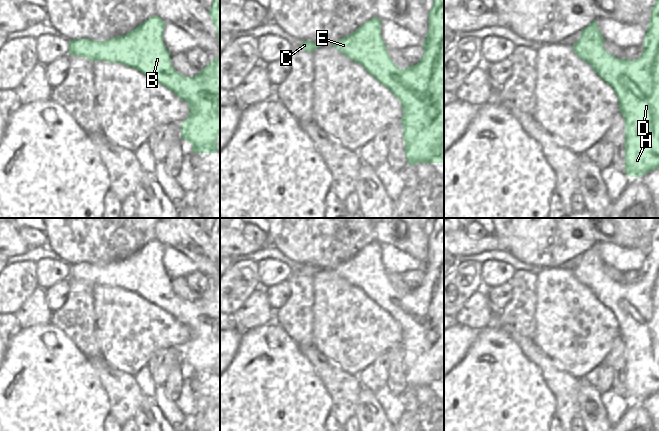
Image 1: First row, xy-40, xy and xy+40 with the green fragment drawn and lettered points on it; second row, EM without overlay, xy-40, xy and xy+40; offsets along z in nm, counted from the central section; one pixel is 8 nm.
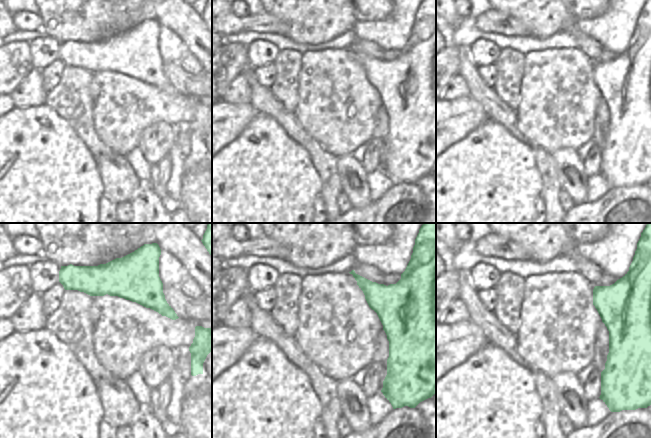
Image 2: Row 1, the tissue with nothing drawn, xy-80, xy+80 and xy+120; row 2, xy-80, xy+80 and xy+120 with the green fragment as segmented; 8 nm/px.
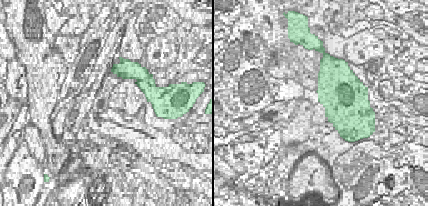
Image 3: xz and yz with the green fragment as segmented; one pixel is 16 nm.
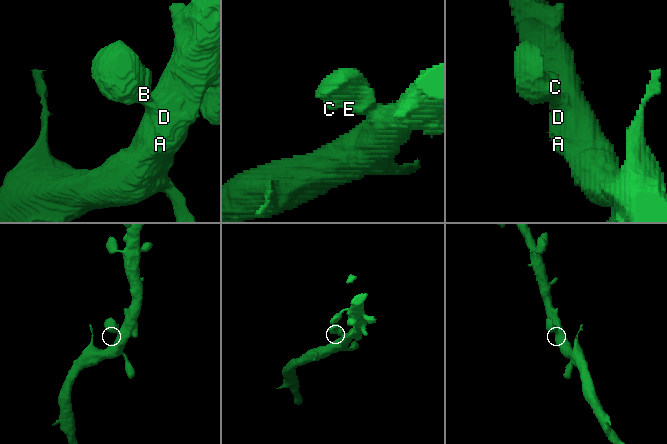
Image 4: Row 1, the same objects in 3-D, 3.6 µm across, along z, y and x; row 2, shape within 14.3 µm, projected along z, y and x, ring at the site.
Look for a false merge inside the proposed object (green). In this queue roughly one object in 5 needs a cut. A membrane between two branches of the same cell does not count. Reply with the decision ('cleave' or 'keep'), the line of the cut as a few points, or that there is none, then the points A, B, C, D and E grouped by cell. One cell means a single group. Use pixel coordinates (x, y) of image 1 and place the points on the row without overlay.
keep; cut none; groups A B C D E

